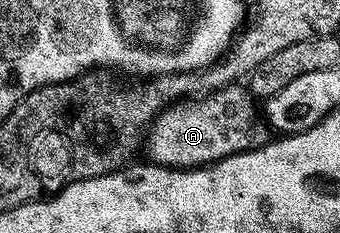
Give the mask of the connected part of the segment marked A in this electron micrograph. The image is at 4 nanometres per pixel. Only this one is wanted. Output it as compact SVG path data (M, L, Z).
M225 86L209 91L199 98L188 98L165 107L146 132L148 152L152 155L151 163L164 169L200 170L205 166L219 165L237 154L249 151L253 147L252 127L256 124L256 108L252 105L253 97L236 87Z

